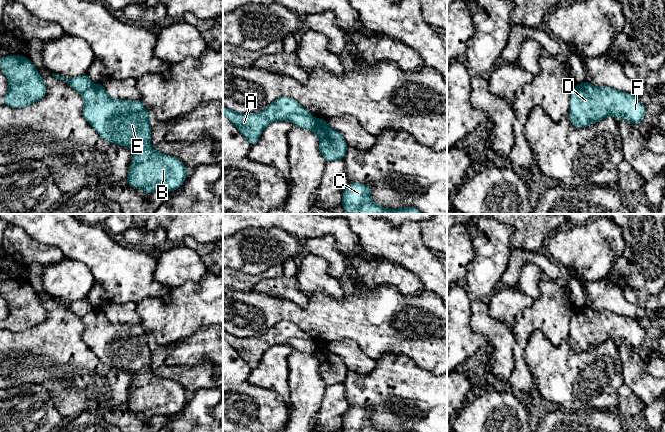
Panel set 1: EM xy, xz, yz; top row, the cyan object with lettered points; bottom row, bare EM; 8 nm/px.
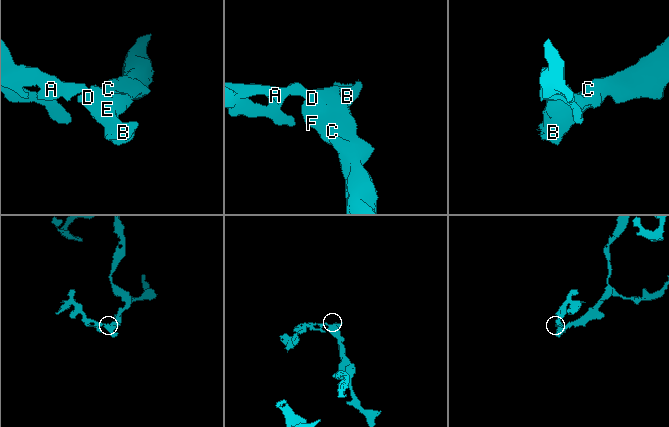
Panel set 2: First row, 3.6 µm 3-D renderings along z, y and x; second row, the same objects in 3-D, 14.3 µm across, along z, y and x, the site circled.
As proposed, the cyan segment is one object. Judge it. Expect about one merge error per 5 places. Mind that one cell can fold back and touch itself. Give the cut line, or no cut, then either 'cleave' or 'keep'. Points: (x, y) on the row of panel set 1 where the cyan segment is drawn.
cut in xy along (93, 84), (82, 94); cleave

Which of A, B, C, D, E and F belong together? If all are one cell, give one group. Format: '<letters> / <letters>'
A / B C D E F

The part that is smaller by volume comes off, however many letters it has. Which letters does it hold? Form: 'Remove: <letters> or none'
Remove: A

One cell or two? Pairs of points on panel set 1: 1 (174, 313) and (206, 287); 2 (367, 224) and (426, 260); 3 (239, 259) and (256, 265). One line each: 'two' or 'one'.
1: one
2: one
3: one

